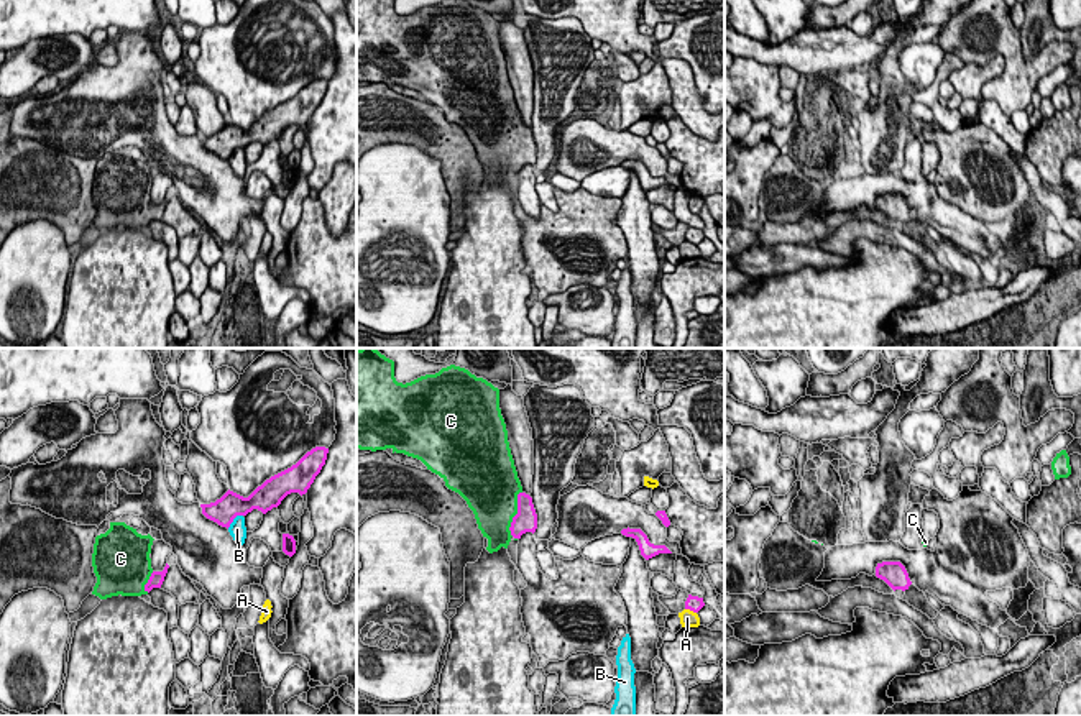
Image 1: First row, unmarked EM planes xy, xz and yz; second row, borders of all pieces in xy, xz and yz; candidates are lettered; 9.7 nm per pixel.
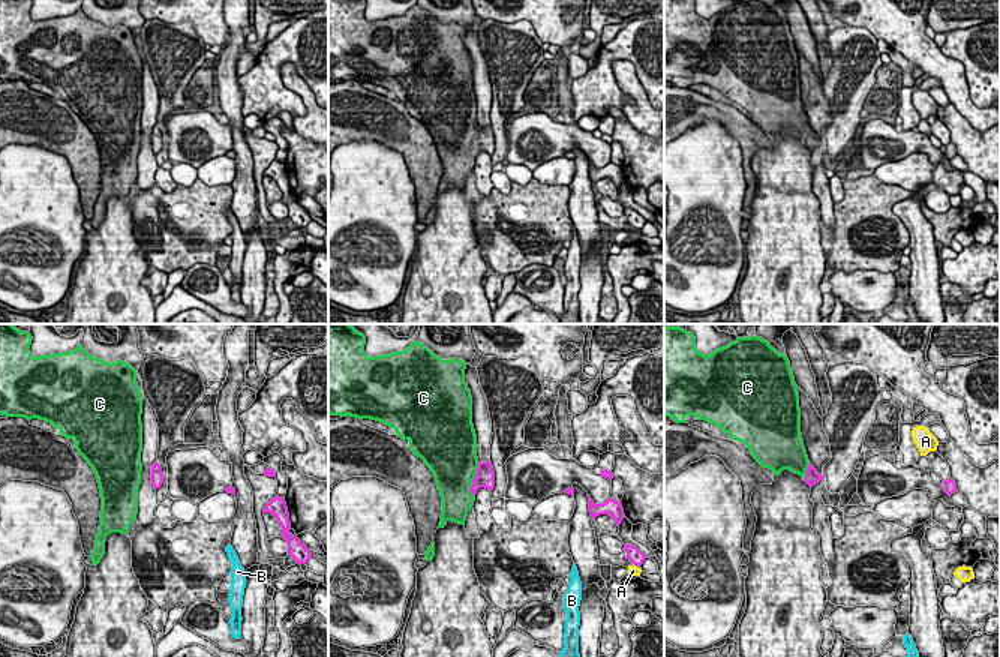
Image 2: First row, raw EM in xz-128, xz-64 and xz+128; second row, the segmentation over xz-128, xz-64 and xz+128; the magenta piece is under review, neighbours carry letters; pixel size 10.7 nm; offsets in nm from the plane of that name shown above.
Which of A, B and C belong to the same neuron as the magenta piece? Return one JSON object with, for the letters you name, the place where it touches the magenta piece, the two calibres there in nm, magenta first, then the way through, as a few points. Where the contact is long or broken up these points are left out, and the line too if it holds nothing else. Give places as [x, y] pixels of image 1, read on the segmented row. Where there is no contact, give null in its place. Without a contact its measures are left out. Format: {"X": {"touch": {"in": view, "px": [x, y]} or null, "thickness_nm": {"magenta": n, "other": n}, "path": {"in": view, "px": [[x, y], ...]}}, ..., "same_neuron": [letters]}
{"C": {"touch": {"in": "xz", "px": [515, 516]}, "thickness_nm": {"magenta": 220, "other": 440}}, "same_neuron": ["C"]}

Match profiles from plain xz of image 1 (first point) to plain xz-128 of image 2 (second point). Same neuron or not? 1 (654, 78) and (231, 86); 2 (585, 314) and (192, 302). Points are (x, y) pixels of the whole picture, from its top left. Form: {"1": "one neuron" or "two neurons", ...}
{"1": "two neurons", "2": "two neurons"}

